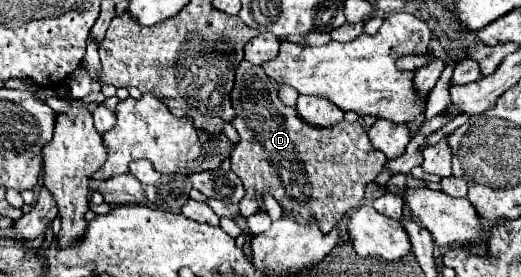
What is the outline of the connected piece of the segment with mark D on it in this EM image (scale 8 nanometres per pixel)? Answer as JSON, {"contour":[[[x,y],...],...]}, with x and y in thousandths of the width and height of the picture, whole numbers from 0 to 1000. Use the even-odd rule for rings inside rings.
{"contour":[[[464,217],[453,253],[453,289],[441,332],[441,361],[445,361],[445,390],[453,397],[453,419],[445,426],[441,448],[457,477],[457,513],[449,520],[441,592],[445,592],[445,621],[457,628],[457,643],[472,679],[468,722],[461,722],[464,780],[488,773],[495,758],[495,708],[507,708],[514,693],[534,722],[534,736],[545,751],[545,773],[553,787],[568,801],[591,801],[603,780],[614,809],[614,830],[633,838],[641,809],[668,758],[683,758],[695,736],[699,679],[729,628],[741,563],[737,549],[714,527],[691,440],[672,448],[656,433],[637,462],[603,462],[603,448],[576,433],[568,390],[553,390],[537,368],[530,289],[507,274],[503,238],[488,238],[476,217]]]}

